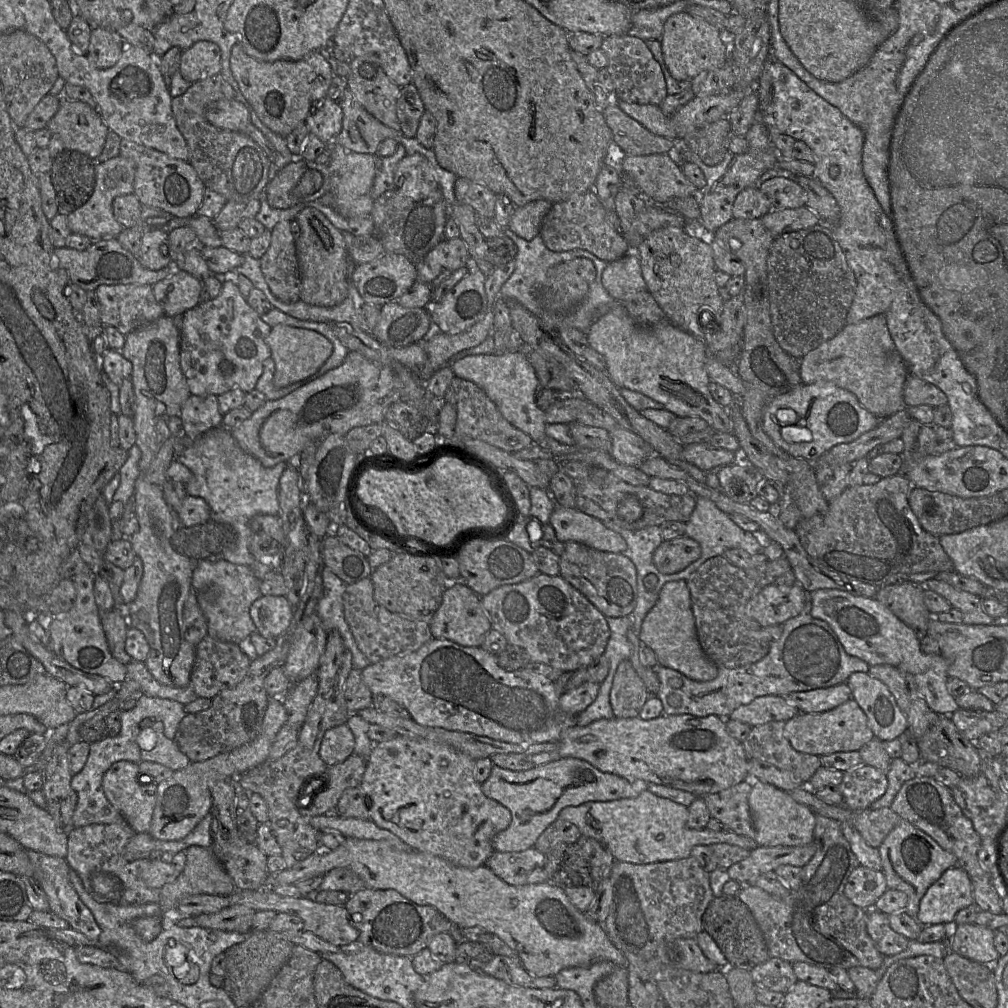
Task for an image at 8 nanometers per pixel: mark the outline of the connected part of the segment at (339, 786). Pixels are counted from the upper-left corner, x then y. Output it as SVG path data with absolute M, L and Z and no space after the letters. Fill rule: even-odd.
M353 753L345 761L328 767L326 779L319 787L306 787L299 802L304 804L302 815L307 818L333 813L342 793L353 787L359 787L366 769L363 757Z

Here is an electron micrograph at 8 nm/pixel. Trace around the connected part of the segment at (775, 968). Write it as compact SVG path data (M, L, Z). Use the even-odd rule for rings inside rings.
M776 957L752 967L750 972L755 984L784 994L798 981L792 964Z

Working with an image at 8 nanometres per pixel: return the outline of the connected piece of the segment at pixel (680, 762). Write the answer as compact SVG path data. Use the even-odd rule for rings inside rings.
M662 714L650 720L644 720L638 716L633 718L613 717L599 719L585 726L573 724L558 740L556 750L530 756L536 766L561 758L578 758L585 760L602 772L621 776L628 781L644 780L647 783L665 785L690 792L697 798L727 789L744 780L755 780L749 777L749 758L742 743L728 733L725 719L716 715L699 717L690 714Z

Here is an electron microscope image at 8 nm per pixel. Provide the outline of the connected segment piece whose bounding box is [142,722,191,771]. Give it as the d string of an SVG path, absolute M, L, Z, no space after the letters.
M156 722L158 743L150 750L144 749L148 753L143 753L142 761L151 761L162 764L173 771L182 770L190 764L189 758L181 752L177 742L166 738L163 732L163 724Z

